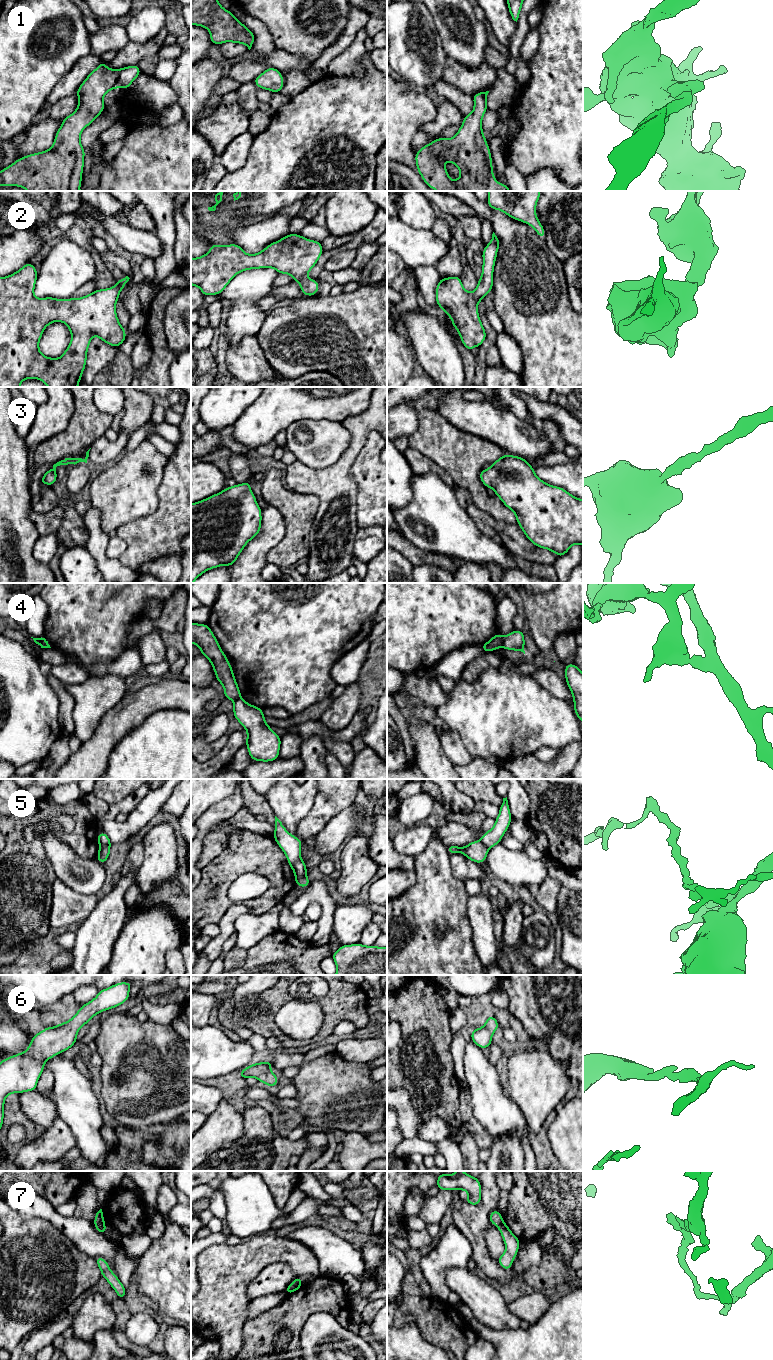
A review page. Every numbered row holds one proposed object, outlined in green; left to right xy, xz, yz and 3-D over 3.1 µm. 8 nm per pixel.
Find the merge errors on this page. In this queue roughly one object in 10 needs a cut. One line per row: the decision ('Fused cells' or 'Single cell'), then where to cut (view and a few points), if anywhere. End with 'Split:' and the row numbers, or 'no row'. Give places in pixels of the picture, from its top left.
1: Single cell. No split
2: Single cell. No split
3: Single cell. No split
4: Fused cells. Split along yz (502, 636), (503, 646)
5: Fused cells. Split along xy (99, 844), (105, 844), (109, 847)
6: Single cell. No split
7: Fused cells. Split along xy (95, 1224), (104, 1226)
Split: 4, 5, 7

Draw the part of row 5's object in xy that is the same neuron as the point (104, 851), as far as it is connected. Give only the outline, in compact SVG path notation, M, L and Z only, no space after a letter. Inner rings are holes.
M99 845L99 851L98 851L96 859L101 864L104 864L109 856L110 856L110 847L106 845Z

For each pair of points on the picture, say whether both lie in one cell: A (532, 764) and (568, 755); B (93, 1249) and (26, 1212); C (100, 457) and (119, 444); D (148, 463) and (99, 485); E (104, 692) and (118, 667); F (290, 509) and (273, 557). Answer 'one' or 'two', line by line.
A: one
B: one
C: one
D: one
E: two
F: one

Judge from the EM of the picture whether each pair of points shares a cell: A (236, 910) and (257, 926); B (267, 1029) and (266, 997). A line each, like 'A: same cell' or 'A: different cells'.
A: different cells
B: same cell

